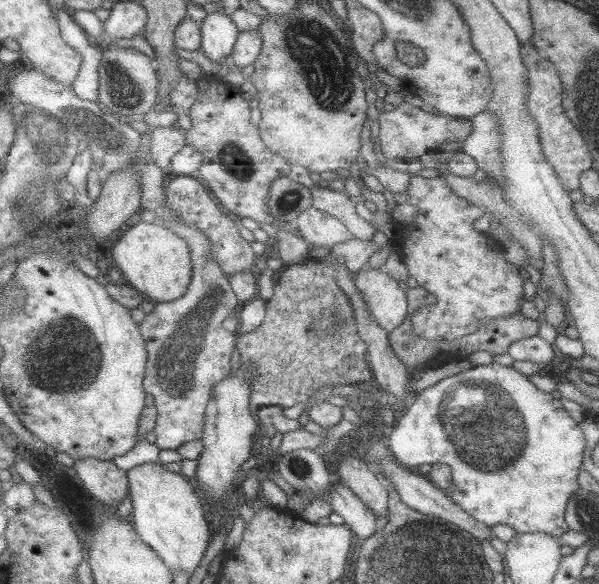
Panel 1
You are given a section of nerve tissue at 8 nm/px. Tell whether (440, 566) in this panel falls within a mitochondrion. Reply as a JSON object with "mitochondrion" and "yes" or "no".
{"mitochondrion":"yes"}

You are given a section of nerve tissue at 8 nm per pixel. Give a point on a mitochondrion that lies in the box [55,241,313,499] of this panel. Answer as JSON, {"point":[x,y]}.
{"point":[175,368]}

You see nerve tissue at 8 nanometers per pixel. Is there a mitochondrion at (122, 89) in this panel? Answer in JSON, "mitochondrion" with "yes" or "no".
{"mitochondrion":"yes"}

